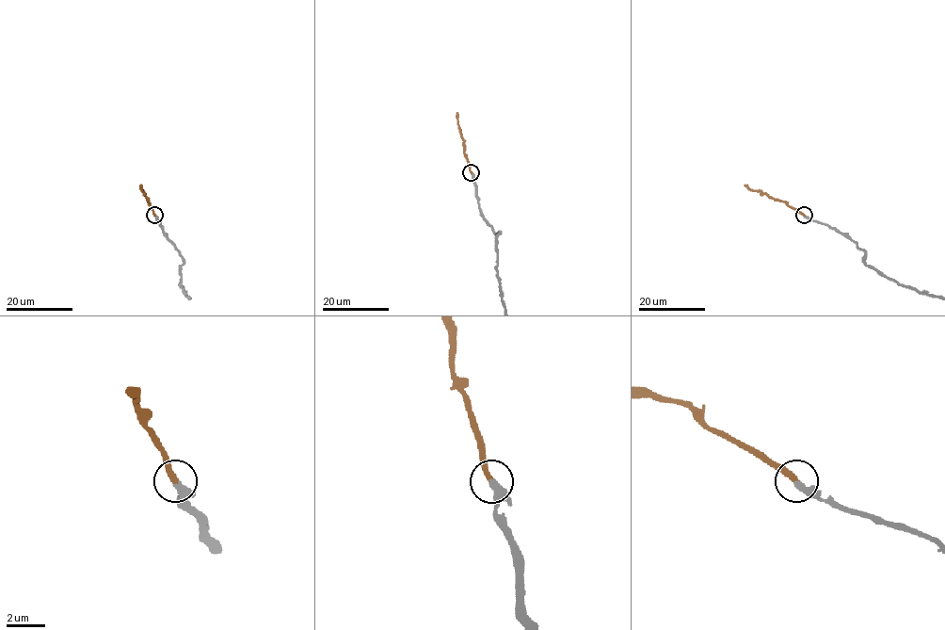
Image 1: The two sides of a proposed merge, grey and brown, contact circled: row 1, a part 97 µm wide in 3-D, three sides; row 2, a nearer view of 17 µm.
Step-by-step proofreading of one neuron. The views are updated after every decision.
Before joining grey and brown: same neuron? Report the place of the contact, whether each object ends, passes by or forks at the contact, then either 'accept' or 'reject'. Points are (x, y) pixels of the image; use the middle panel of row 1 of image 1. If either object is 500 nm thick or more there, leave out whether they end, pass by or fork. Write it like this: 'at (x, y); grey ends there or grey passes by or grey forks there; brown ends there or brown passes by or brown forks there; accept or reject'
at (471, 172); grey passes by; brown ends there; accept

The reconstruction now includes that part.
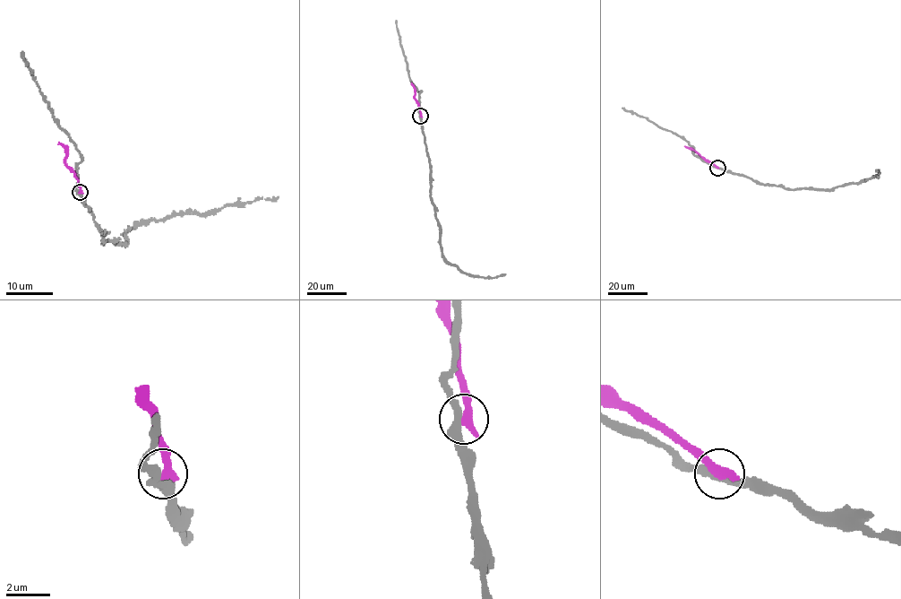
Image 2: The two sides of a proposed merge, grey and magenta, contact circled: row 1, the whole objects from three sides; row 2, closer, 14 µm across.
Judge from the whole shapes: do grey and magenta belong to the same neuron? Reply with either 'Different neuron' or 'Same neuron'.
Different neuron

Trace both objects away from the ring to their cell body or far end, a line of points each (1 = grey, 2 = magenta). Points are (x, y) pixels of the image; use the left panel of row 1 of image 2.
1: (79, 192), (103, 235), (103, 243), (125, 243), (130, 228), (141, 222), (216, 212), (229, 204), (278, 196)
2: (80, 192), (79, 181), (65, 162), (65, 149), (59, 142)

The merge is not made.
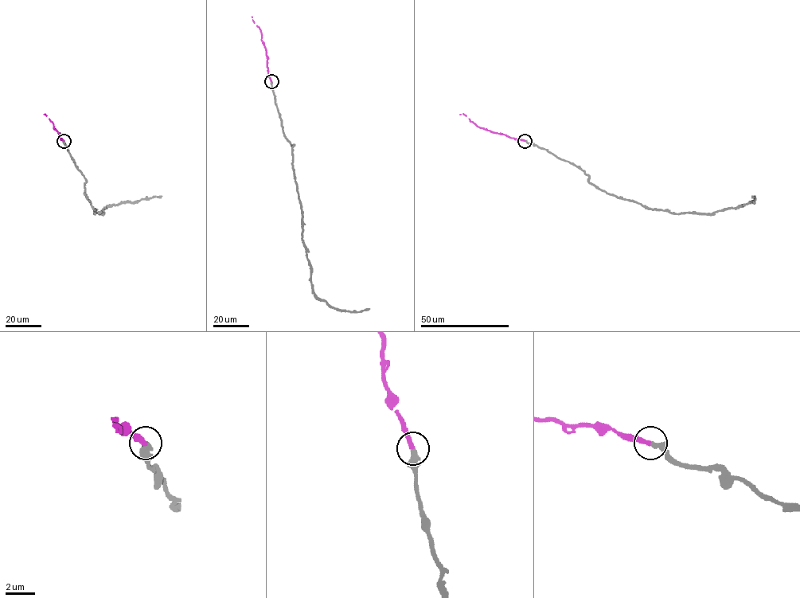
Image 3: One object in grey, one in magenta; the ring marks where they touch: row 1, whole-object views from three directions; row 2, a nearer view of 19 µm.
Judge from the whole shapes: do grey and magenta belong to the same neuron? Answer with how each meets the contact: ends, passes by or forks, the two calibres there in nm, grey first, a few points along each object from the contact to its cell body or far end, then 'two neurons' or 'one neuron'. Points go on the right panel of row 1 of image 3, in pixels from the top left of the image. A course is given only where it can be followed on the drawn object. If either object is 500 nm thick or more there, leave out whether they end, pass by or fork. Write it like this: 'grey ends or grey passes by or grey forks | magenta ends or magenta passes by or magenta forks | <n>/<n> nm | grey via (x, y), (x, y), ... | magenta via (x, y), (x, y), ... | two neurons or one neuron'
grey ends | magenta ends | 440/320 nm | grey via (524, 141), (579, 166), (589, 182), (607, 193), (649, 208), (712, 213), (752, 202), (751, 196) | magenta via (524, 141), (478, 127), (464, 114), (460, 115) | one neuron

